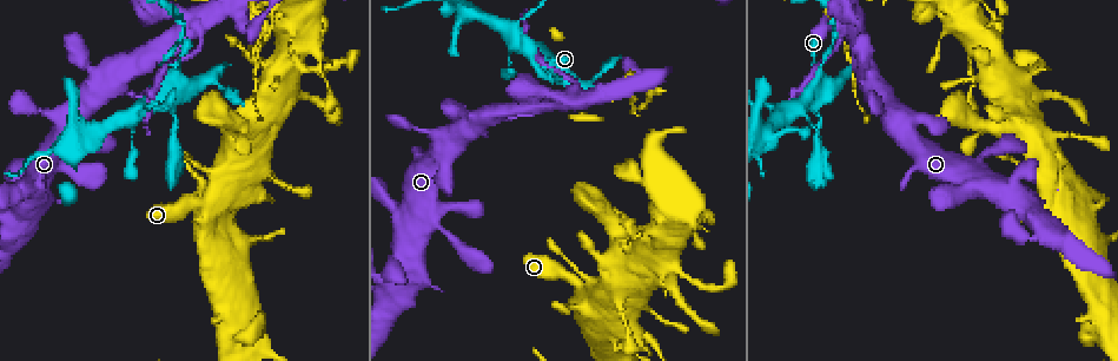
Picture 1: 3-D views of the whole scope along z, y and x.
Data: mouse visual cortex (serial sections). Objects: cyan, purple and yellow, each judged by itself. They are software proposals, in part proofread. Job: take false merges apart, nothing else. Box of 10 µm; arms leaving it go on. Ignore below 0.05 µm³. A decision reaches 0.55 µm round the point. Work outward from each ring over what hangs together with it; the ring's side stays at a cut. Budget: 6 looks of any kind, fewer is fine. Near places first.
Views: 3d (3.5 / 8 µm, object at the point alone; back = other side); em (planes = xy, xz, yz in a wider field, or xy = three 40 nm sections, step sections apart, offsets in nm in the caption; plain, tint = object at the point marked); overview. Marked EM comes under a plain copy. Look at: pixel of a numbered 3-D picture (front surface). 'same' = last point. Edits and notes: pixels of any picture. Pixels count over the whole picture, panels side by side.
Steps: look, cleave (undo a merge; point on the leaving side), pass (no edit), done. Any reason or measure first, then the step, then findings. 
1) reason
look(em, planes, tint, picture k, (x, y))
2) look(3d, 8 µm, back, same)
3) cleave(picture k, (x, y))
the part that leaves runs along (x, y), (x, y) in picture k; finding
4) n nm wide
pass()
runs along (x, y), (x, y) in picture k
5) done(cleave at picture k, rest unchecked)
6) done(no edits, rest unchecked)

calibre changes
look(3d, 3.5 µm, picture 1, (571, 77))

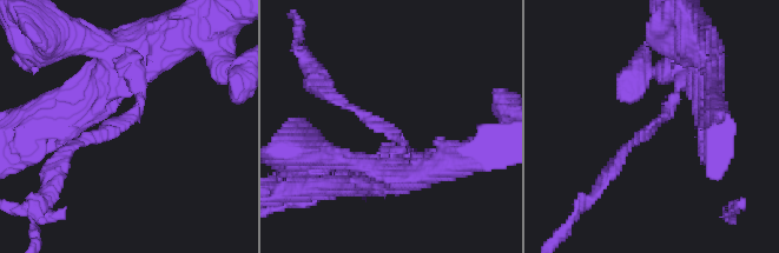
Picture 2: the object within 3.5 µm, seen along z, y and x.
arms of 100, 400 nm; shape alone is not enough
look(em, xy, step 2, tint, picture 2, (391, 133))

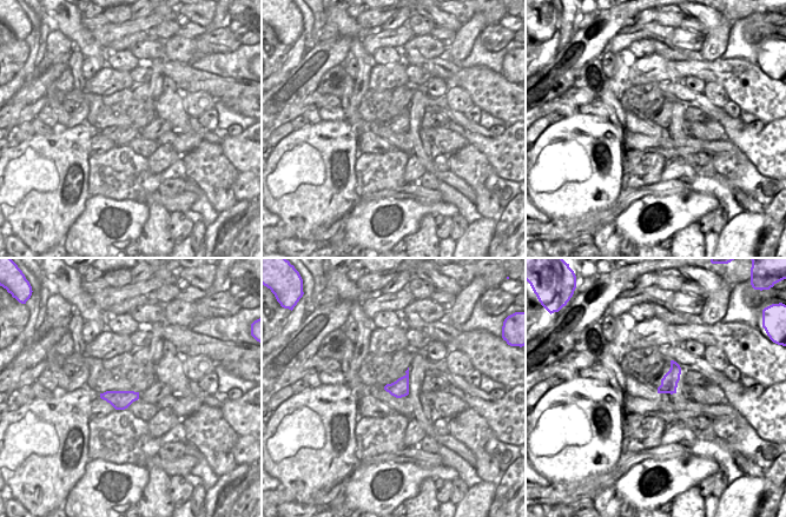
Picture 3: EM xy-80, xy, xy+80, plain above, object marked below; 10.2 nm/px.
pass()
runs along (705, 75), (687, 75), (672, 105), (624, 152) in picture 2; continuous, no second cell

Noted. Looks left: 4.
sudden change in width
look(3d, 8 µm, picture 1, (797, 109))

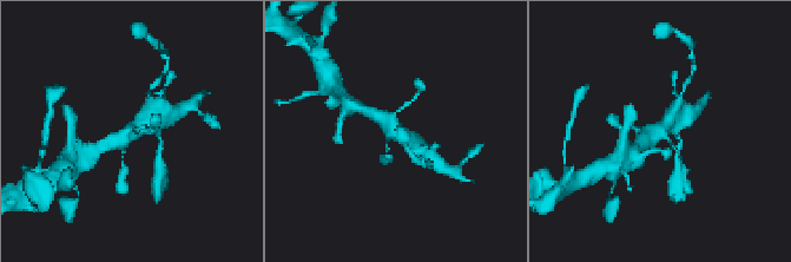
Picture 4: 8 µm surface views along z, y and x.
closer look
look(3d, 3.5 µm, back, same)

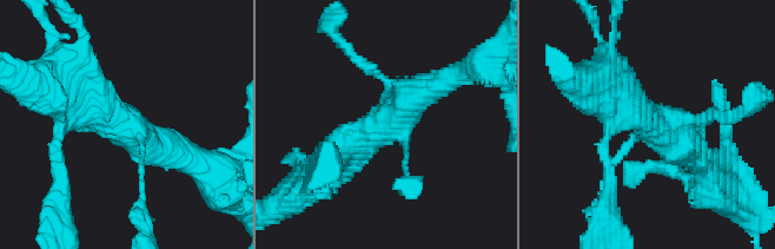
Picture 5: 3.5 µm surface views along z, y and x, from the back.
4 arms; arms of 100, 150, 450, 450 nm
look(em, xy, step 5, tint, picture 5, (386, 123))

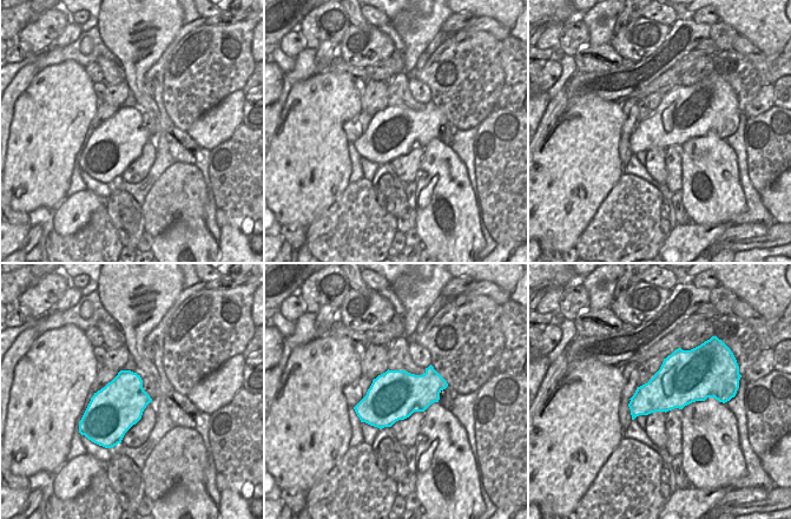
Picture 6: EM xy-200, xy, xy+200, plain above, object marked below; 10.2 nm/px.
pass()
runs along (332, 158), (445, 80) in picture 5; one cell here

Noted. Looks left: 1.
done(no edits, rest unchecked)

